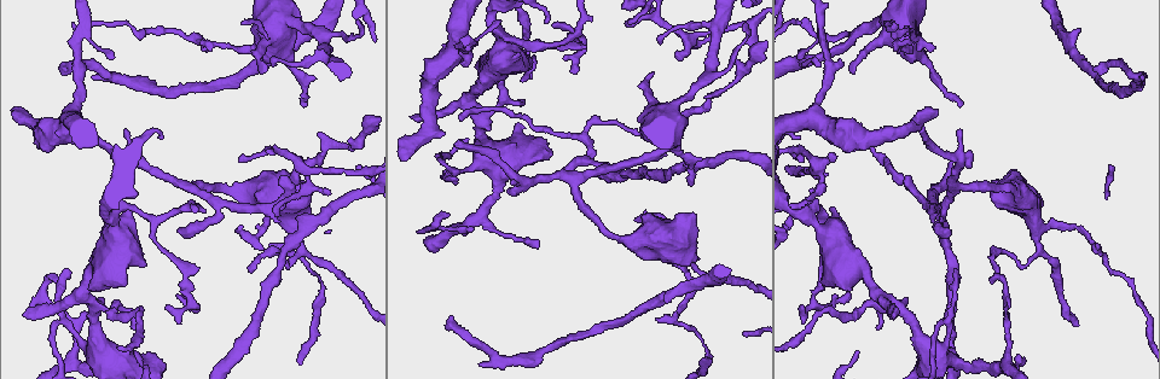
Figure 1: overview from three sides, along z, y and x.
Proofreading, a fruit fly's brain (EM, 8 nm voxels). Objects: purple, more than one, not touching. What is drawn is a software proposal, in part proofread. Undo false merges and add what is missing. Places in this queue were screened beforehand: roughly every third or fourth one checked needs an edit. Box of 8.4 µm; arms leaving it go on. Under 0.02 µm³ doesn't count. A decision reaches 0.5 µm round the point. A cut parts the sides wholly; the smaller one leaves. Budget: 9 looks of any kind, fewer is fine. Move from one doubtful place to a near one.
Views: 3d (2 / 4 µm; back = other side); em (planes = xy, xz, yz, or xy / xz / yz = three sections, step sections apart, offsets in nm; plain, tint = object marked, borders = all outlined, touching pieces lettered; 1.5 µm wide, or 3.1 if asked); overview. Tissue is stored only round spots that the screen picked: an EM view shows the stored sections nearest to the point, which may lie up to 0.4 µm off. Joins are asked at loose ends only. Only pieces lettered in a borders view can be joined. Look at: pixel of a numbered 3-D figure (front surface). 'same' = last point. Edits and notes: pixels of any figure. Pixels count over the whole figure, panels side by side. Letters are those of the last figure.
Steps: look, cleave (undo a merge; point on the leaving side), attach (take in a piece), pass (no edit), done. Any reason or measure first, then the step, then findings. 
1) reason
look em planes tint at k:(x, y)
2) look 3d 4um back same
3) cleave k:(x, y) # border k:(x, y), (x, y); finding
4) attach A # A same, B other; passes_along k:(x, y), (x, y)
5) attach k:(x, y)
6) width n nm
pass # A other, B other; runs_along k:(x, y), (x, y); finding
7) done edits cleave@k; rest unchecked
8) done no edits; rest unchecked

tapers out
look em planes borders at 1:(635, 220)

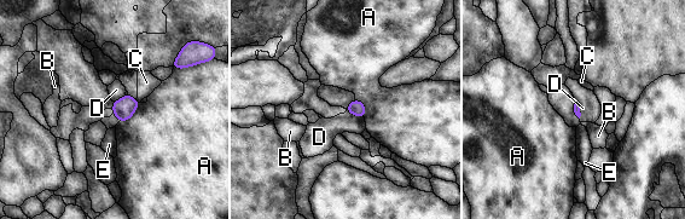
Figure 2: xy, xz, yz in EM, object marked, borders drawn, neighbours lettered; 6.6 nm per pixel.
pass # A other, B other, C other, D other, E other; border 2:(346, 110), (364, 119); none of them fits

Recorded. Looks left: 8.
abrupt turn
look 3d 2um at 1:(943, 215)

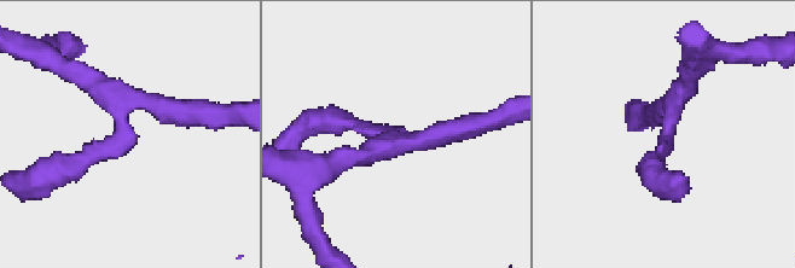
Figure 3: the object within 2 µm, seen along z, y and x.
look em planes tint at 3:(670, 129)

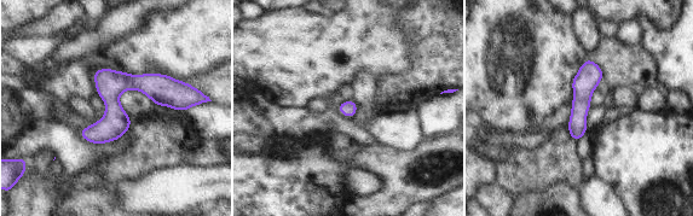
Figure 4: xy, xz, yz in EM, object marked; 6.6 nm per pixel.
what lies round it
look em planes borders same

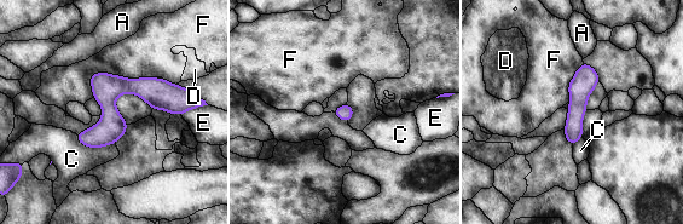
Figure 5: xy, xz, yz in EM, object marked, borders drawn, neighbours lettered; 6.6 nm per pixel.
pass # A other, C other, D other, E other, F other; border 5:(74, 133), (88, 147), (115, 142); one neuron here

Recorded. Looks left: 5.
look 3d 2um at 1:(278, 215)

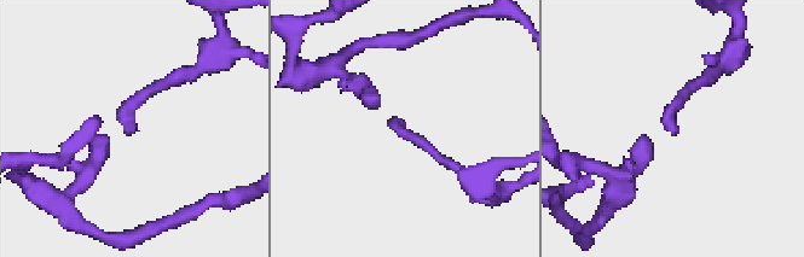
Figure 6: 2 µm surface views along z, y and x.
need the tissue
look em planes borders at 6:(408, 130)

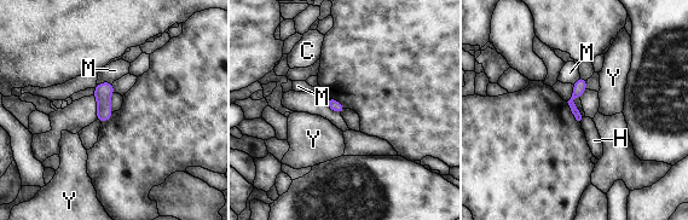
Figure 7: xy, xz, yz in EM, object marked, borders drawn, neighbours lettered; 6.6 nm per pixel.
pass # C other, H other, M other, Y other; border 7:(113, 81), (102, 81), (97, 85); no lettered piece goes on from it

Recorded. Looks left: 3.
narrows sharply
look em planes tint at 1:(900, 48)

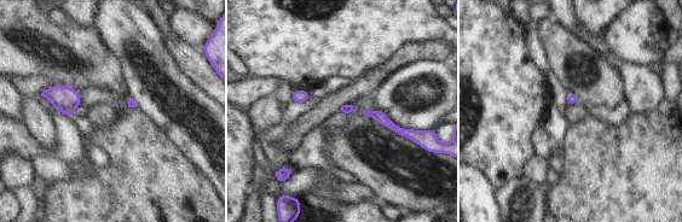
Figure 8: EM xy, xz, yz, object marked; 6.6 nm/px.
look em planes borders same

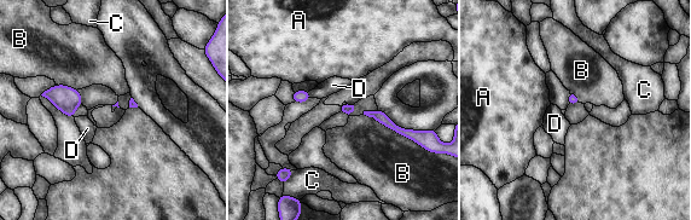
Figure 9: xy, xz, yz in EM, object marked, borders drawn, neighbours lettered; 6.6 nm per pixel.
pass # A other, B other, C other, D other; border 9:(364, 114), (412, 139), (421, 146); one neuron here

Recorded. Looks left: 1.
done no edits; rest unchecked

